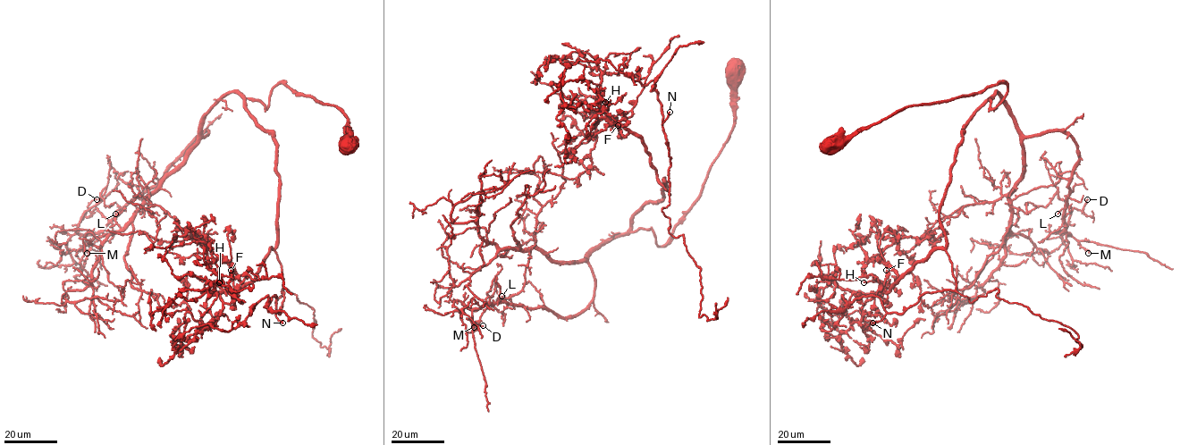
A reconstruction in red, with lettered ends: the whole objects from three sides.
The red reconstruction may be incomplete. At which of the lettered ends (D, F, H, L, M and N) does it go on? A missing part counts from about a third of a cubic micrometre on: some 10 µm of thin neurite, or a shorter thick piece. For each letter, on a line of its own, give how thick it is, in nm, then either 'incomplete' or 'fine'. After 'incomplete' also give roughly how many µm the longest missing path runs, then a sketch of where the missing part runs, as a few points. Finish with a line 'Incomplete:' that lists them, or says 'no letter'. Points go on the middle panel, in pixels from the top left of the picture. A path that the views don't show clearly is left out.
D: calibre 160 nm; fine
F: calibre 100 nm; fine
H: calibre 200 nm; fine
L: calibre 140 nm; fine
M: calibre 190 nm; fine
N: calibre 220 nm; incomplete; missing 30 µm
Incomplete: N

